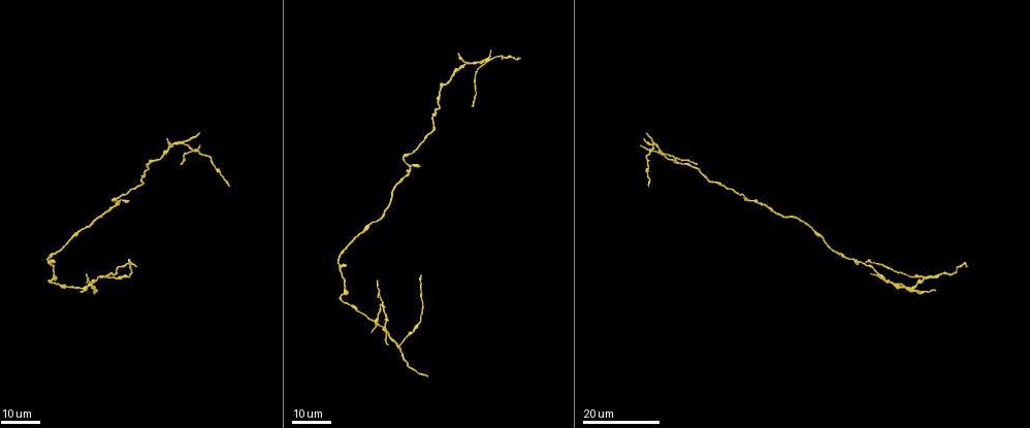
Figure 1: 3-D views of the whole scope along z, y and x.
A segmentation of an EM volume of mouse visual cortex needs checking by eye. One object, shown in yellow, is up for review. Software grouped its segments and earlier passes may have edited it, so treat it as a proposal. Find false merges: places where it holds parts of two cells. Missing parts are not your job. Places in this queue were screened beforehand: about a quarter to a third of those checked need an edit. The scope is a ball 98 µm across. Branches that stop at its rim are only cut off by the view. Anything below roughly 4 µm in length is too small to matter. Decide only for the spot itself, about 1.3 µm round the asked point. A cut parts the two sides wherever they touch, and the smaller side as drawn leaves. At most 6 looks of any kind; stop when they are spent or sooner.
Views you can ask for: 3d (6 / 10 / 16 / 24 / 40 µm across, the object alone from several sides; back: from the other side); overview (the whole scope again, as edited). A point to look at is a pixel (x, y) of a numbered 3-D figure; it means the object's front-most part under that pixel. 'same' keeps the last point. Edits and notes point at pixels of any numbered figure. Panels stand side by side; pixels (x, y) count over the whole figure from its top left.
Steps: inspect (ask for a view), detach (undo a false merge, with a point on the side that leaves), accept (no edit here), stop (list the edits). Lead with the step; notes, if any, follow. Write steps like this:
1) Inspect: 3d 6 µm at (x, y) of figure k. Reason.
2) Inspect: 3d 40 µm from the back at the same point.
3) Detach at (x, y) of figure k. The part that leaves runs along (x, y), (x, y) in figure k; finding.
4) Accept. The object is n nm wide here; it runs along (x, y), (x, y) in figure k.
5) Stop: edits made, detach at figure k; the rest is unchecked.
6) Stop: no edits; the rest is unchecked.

Inspect: 3d 16 µm at (184, 144) of figure 1. Three-way junction.

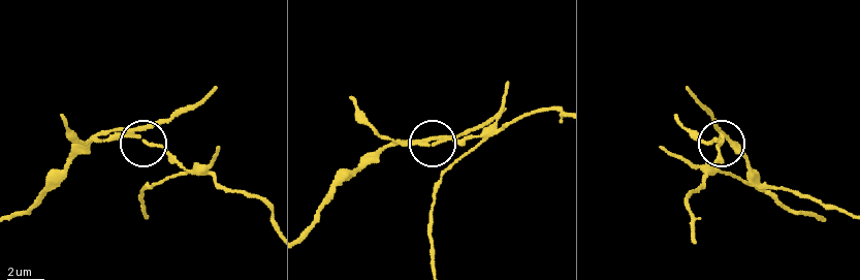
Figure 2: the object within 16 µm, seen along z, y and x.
Inspect: 3d 6 µm at (137, 137) of figure 2. Closer look.

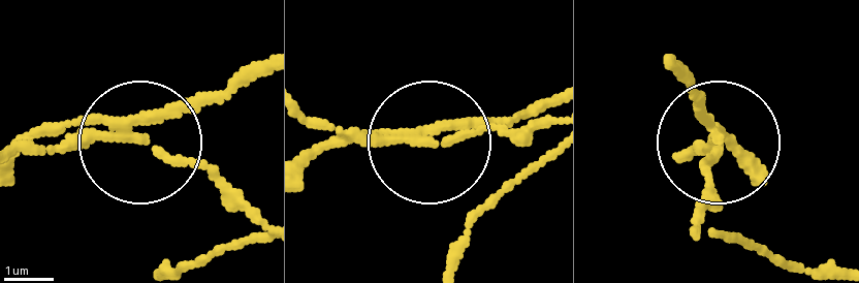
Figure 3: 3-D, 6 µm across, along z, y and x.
Detach at (179, 154) of figure 3. The object is 180 nm wide here; two cells meet here.

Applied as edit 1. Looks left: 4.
Inspect: overview.

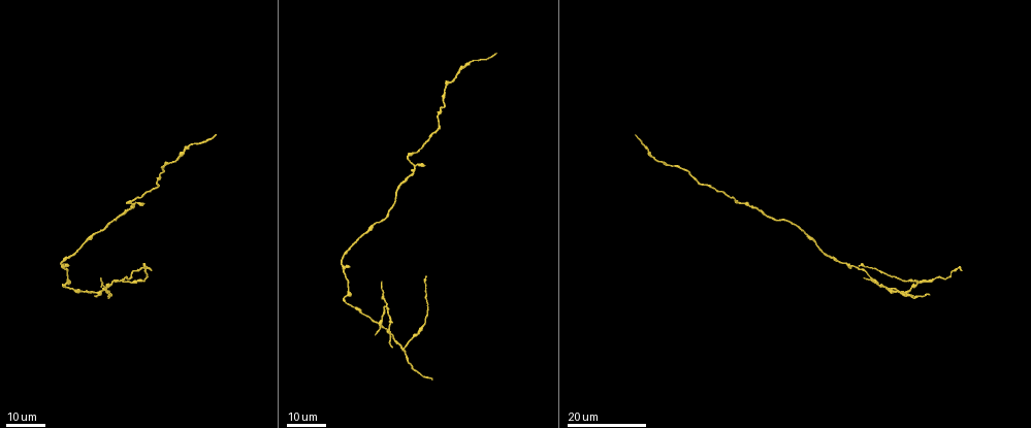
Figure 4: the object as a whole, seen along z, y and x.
Inspect: 3d 16 µm at (932, 281) of figure 4. Arms part here.

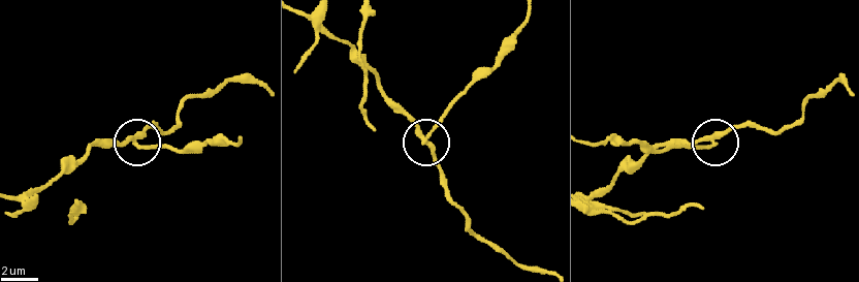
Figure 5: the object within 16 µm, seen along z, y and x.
Inspect: 3d 10 µm at (431, 135) of figure 5.

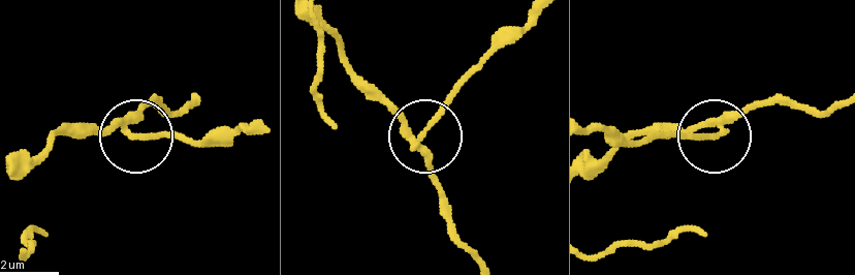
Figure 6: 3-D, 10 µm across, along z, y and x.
Detach at (154, 134) of figure 6. The part that leaves runs along (418, 139), (445, 97), (534, 8) in figure 6; two cells meet here.

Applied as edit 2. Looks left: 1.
Stop: edits made, detach at figure 3, detach at figure 6; the rest is unchecked.

